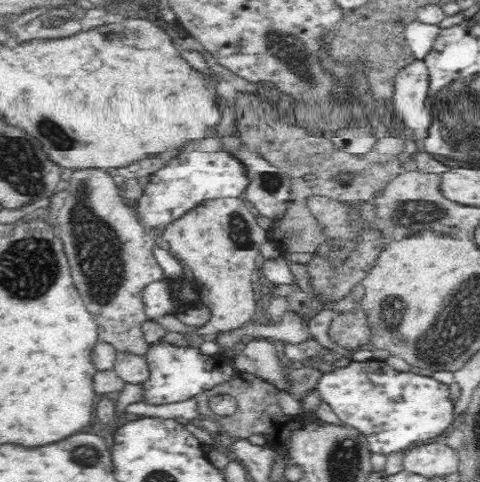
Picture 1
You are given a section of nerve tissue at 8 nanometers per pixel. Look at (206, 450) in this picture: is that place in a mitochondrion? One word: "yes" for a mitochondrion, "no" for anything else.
no

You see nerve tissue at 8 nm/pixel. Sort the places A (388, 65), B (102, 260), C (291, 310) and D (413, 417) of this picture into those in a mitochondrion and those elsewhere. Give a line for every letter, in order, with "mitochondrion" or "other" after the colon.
A: other
B: mitochondrion
C: other
D: other

